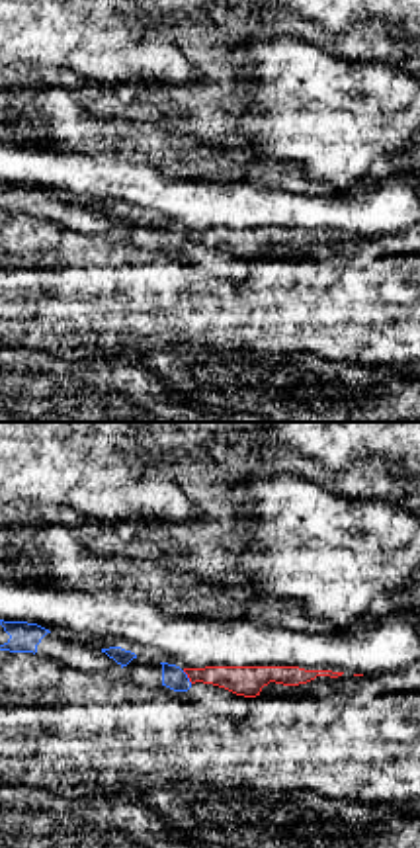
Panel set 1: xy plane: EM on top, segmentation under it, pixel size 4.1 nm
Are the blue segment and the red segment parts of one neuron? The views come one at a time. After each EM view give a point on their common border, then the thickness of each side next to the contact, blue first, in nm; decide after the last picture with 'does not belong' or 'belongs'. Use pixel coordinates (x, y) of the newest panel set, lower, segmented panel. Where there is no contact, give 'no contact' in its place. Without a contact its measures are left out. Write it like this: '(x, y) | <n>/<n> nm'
(186, 677) | 100/130 nm

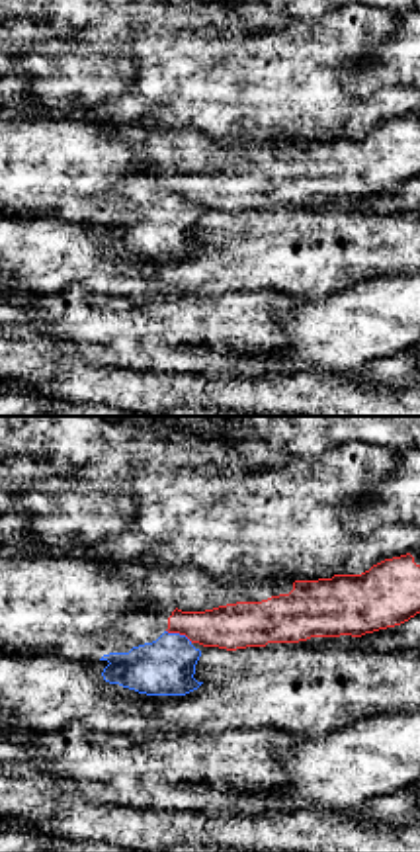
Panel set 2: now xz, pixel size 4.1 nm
(178, 634) | 240/190 nm

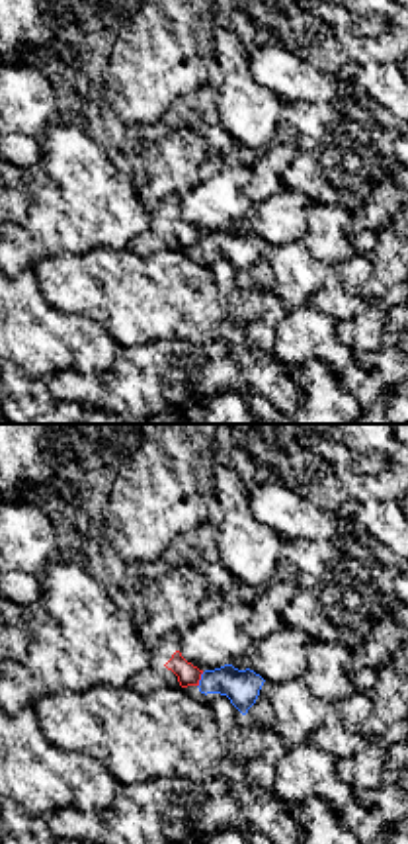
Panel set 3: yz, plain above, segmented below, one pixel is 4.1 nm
(200, 680) | 140/90 nm

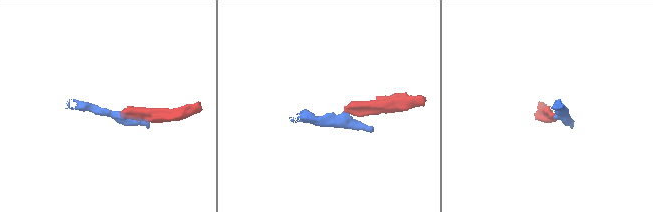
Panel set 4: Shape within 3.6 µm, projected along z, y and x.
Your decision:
does not belong

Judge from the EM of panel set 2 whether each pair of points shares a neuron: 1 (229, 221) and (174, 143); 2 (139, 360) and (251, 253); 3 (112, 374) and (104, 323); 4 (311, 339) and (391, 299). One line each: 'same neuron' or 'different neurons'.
1: different neurons
2: different neurons
3: different neurons
4: same neuron

